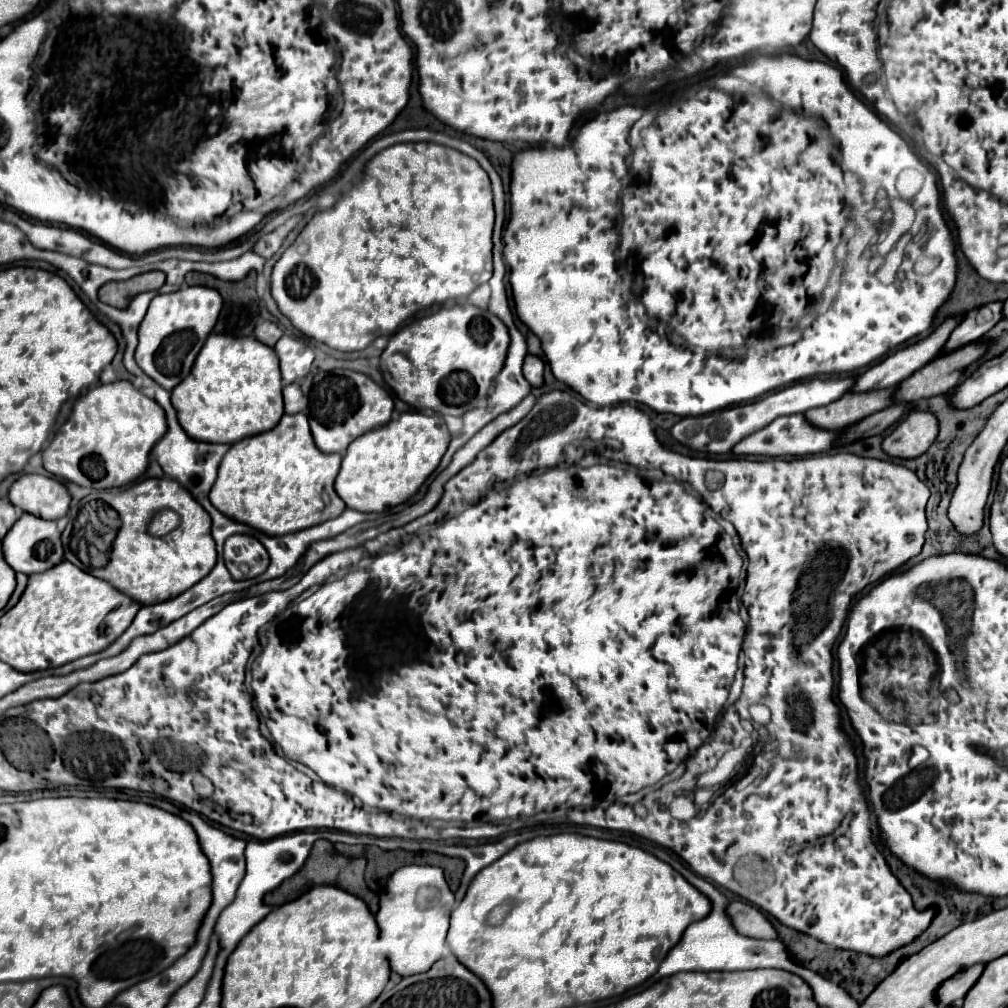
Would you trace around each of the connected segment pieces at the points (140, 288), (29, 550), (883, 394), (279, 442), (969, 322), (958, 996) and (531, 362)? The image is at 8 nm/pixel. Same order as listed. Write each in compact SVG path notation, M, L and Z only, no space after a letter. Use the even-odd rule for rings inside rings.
M144 272L138 276L132 276L124 282L108 282L100 288L98 298L104 304L110 304L114 308L126 308L128 302L146 290L158 290L166 280L164 272Z
M22 514L18 522L10 528L10 532L2 540L2 550L6 562L14 568L14 572L24 572L24 574L34 574L34 572L46 572L58 562L62 562L64 550L60 542L60 532L56 522L36 518L32 514Z
M892 388L874 390L874 392L848 392L842 398L830 402L828 406L808 410L804 416L808 418L808 422L820 428L830 428L830 430L844 428L870 414L888 408L890 406L888 392L892 392Z
M284 414L278 426L272 430L248 436L230 446L224 462L220 462L218 478L210 490L210 502L228 518L240 520L268 536L282 536L316 526L324 520L336 518L346 508L346 504L334 492L334 480L338 476L343 455L324 454L316 448L308 428L308 418L304 414Z
M990 302L990 304L984 304L980 308L970 310L966 314L964 322L960 322L960 326L952 332L948 344L942 352L950 352L950 350L956 350L956 348L970 344L974 340L980 340L1000 320L1002 320L1002 302Z
M974 964L958 974L954 974L952 978L944 980L938 988L936 988L936 1002L940 1002L940 1006L950 1006L956 1002L962 1002L966 992L976 984L976 980L980 978L984 970L984 964Z
M526 354L526 358L524 358L524 378L532 386L542 386L542 372L544 372L544 362L538 356Z

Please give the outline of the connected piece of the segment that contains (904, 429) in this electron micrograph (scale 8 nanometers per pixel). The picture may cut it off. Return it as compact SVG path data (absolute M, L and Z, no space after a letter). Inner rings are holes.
M910 412L884 438L882 448L892 458L916 458L932 446L938 430L938 418L932 412Z

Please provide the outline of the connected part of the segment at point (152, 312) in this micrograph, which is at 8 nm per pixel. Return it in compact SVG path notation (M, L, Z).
M184 286L170 294L158 294L150 302L148 314L144 316L144 322L138 330L136 364L160 386L164 386L164 390L172 390L188 376L196 354L218 320L220 310L222 296L214 288Z

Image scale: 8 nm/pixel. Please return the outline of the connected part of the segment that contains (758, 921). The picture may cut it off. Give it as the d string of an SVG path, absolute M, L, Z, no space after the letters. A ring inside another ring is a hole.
M730 902L728 914L732 916L734 928L750 938L760 938L760 940L778 940L778 932L774 926L768 922L768 918L754 908L748 902Z

